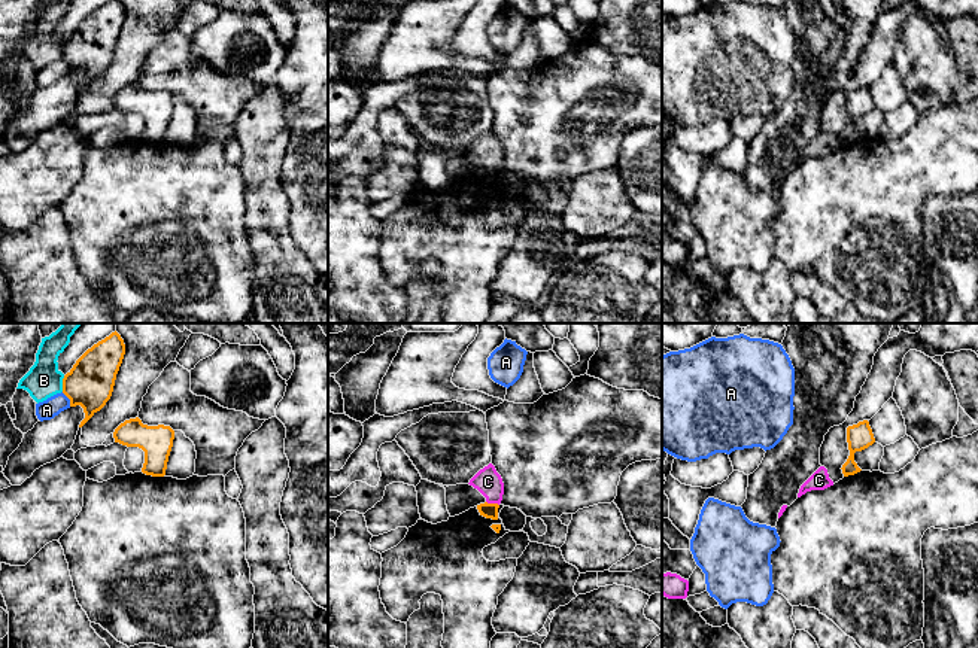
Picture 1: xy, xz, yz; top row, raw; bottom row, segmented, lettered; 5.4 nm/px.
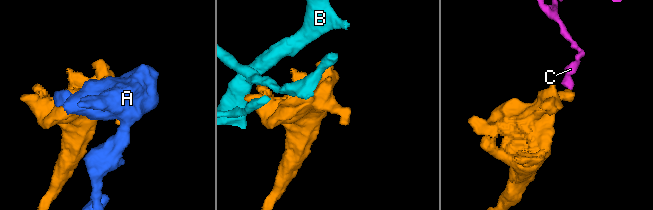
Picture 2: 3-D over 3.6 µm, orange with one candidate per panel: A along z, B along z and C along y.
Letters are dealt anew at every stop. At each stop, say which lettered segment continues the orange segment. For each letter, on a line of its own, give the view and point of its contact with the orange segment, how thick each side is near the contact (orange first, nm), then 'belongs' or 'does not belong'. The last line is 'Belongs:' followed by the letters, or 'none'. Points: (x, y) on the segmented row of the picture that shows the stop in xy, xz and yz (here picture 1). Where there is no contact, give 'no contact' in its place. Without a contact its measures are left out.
A: meets orange in xy at (69, 398); 260 nm thick on the orange side, 110 nm on the other; does not belong
B: meets orange in xy at (63, 383); 260 nm thick on the orange side, 190 nm on the other; does not belong
C: meets orange in xz at (492, 504); 80 nm thick on the orange side, 150 nm on the other; does not belong
Belongs: none

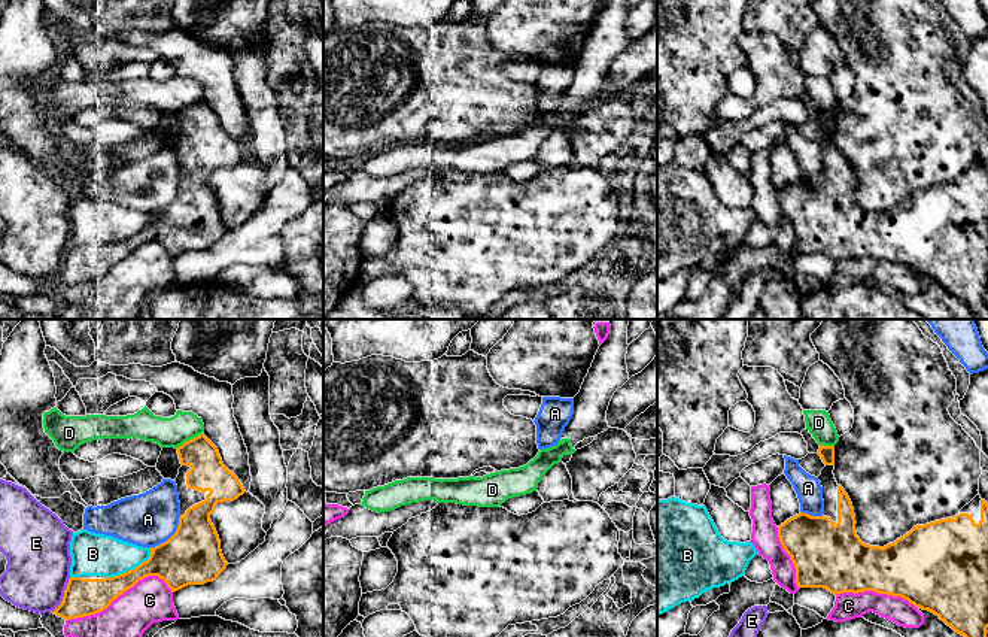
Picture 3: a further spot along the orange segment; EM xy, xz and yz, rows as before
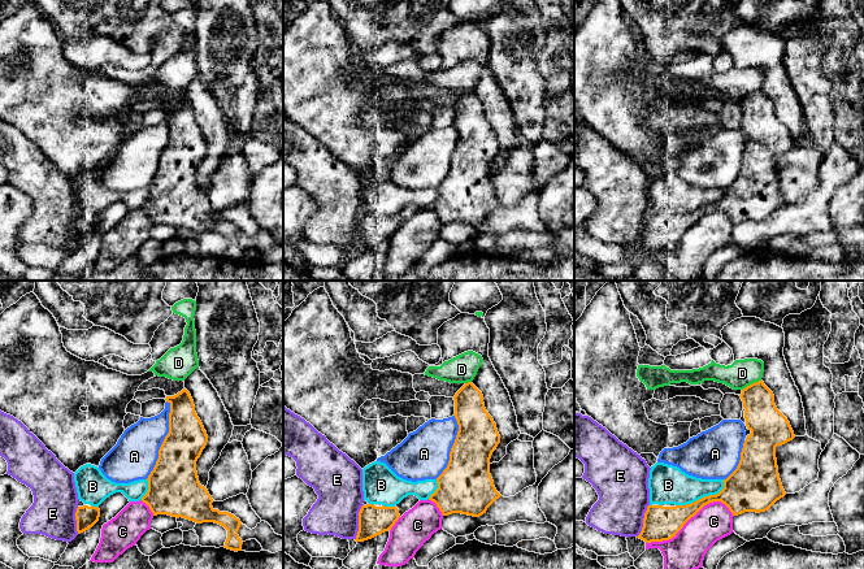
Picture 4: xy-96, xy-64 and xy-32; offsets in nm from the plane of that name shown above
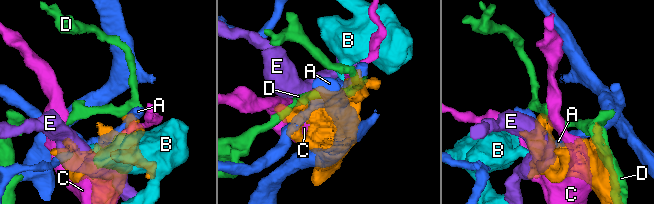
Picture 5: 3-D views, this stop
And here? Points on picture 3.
A: meets orange in xy at (172, 536); 320 nm thick on the orange side, 300 nm on the other; does not belong
B: meets orange in xy at (131, 570); 240 nm thick on the orange side, 220 nm on the other; does not belong
C: meets orange in xy at (118, 595); 200 nm thick on the orange side, 240 nm on the other; does not belong
D: meets orange in xy at (188, 440); 190 nm thick on the orange side, 160 nm on the other; does not belong
E: meets orange in xy at (64, 595); 200 nm thick on the orange side, 340 nm on the other; does not belong
Belongs: none

